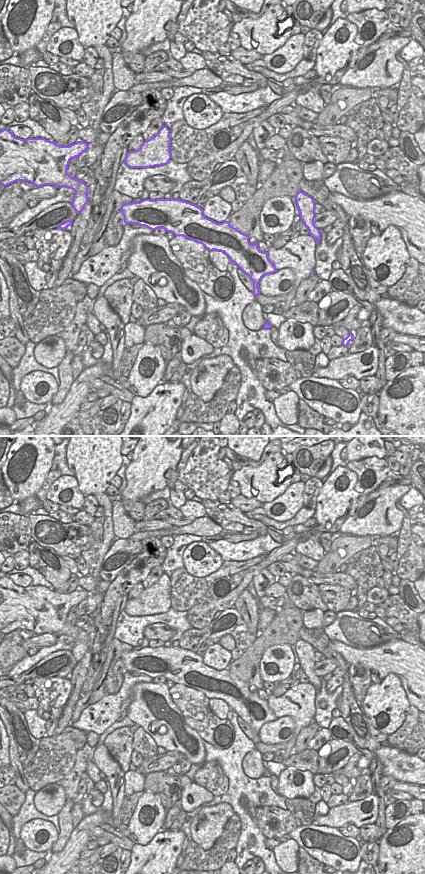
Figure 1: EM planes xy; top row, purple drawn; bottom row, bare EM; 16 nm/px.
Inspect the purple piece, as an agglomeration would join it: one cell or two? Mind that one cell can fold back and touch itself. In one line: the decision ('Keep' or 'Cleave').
Keep.

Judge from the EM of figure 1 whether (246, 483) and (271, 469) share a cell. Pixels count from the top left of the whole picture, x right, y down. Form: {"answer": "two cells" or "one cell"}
{"answer": "one cell"}

